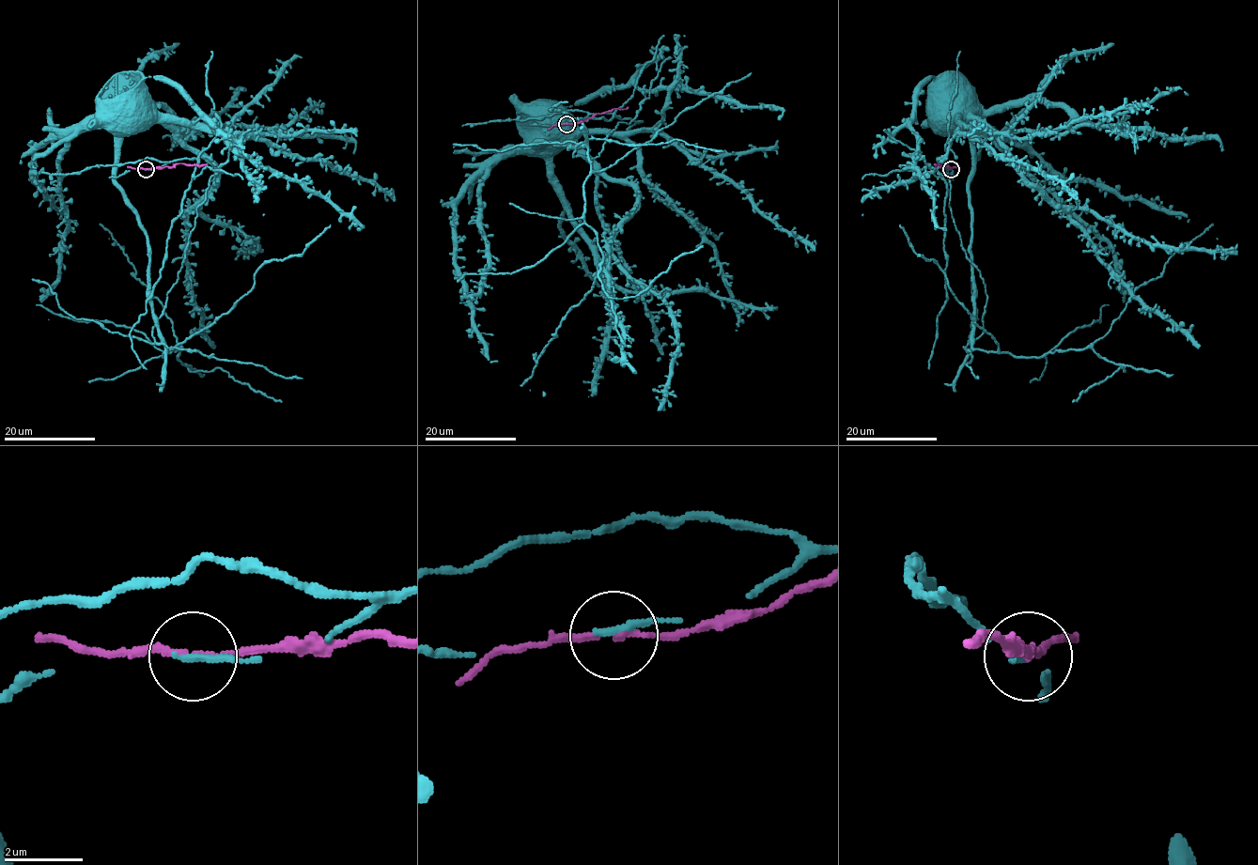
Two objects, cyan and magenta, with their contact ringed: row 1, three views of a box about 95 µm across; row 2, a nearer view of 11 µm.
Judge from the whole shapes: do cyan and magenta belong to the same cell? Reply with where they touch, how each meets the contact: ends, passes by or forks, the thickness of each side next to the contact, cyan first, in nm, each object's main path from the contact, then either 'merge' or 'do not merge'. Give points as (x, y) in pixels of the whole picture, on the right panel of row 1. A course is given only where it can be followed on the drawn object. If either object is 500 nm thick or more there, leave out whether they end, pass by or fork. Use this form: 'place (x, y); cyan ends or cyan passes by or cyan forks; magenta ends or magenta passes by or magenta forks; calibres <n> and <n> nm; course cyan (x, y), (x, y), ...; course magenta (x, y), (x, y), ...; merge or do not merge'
place (951, 169); cyan ends; magenta passes by; calibres 200 and 150 nm; course cyan (950, 169), (939, 159), (945, 156), (949, 131), (955, 131), (958, 122), (943, 103), (928, 100), (931, 93); course magenta (950, 169), (934, 163); do not merge

